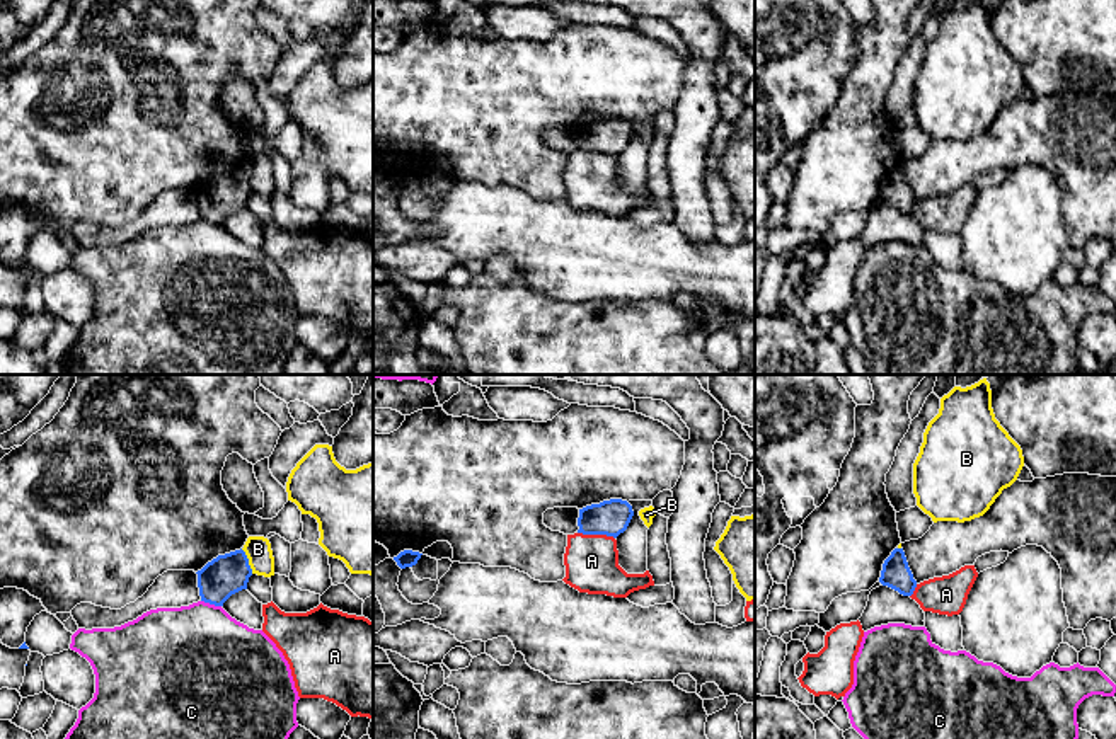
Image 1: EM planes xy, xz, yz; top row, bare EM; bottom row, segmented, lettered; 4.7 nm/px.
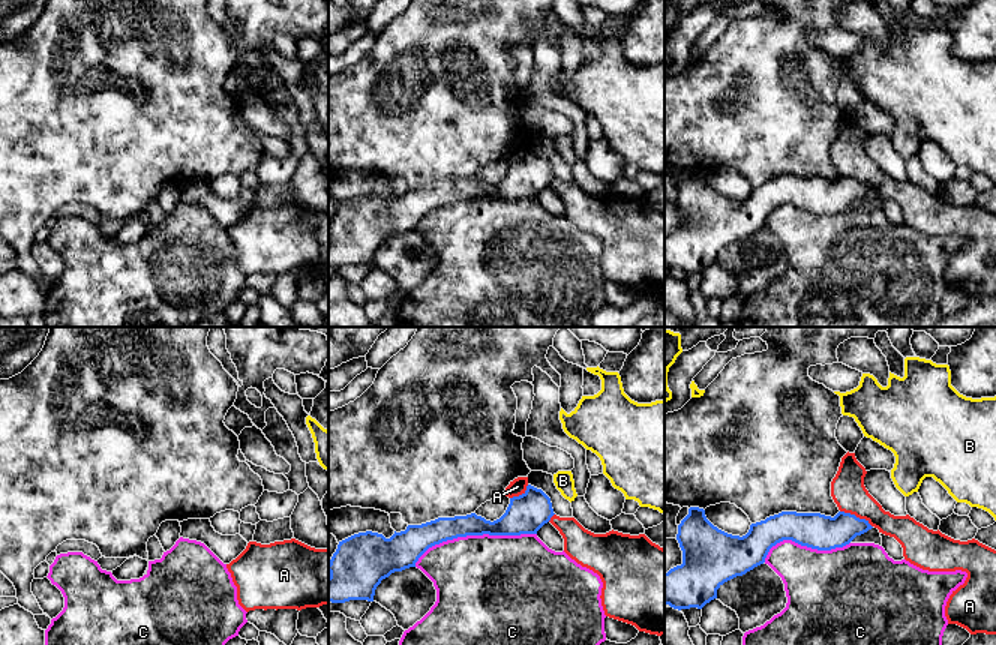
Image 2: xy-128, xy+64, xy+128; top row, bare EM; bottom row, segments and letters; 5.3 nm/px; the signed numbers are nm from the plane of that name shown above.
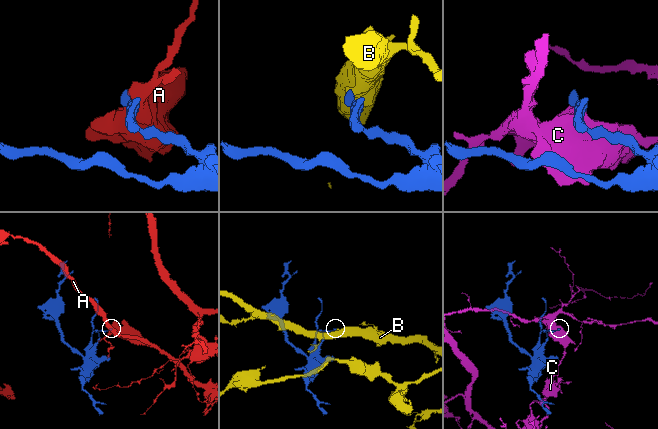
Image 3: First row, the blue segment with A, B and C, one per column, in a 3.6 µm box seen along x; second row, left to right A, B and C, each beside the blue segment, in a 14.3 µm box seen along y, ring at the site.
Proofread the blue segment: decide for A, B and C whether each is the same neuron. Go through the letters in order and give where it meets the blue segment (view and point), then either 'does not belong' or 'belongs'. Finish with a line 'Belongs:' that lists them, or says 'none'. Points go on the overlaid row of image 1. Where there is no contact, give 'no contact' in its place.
A: xz (597, 533) | does not belong
B: xy (247, 561) | does not belong
C: xy (212, 603) | does not belong
Belongs: none

